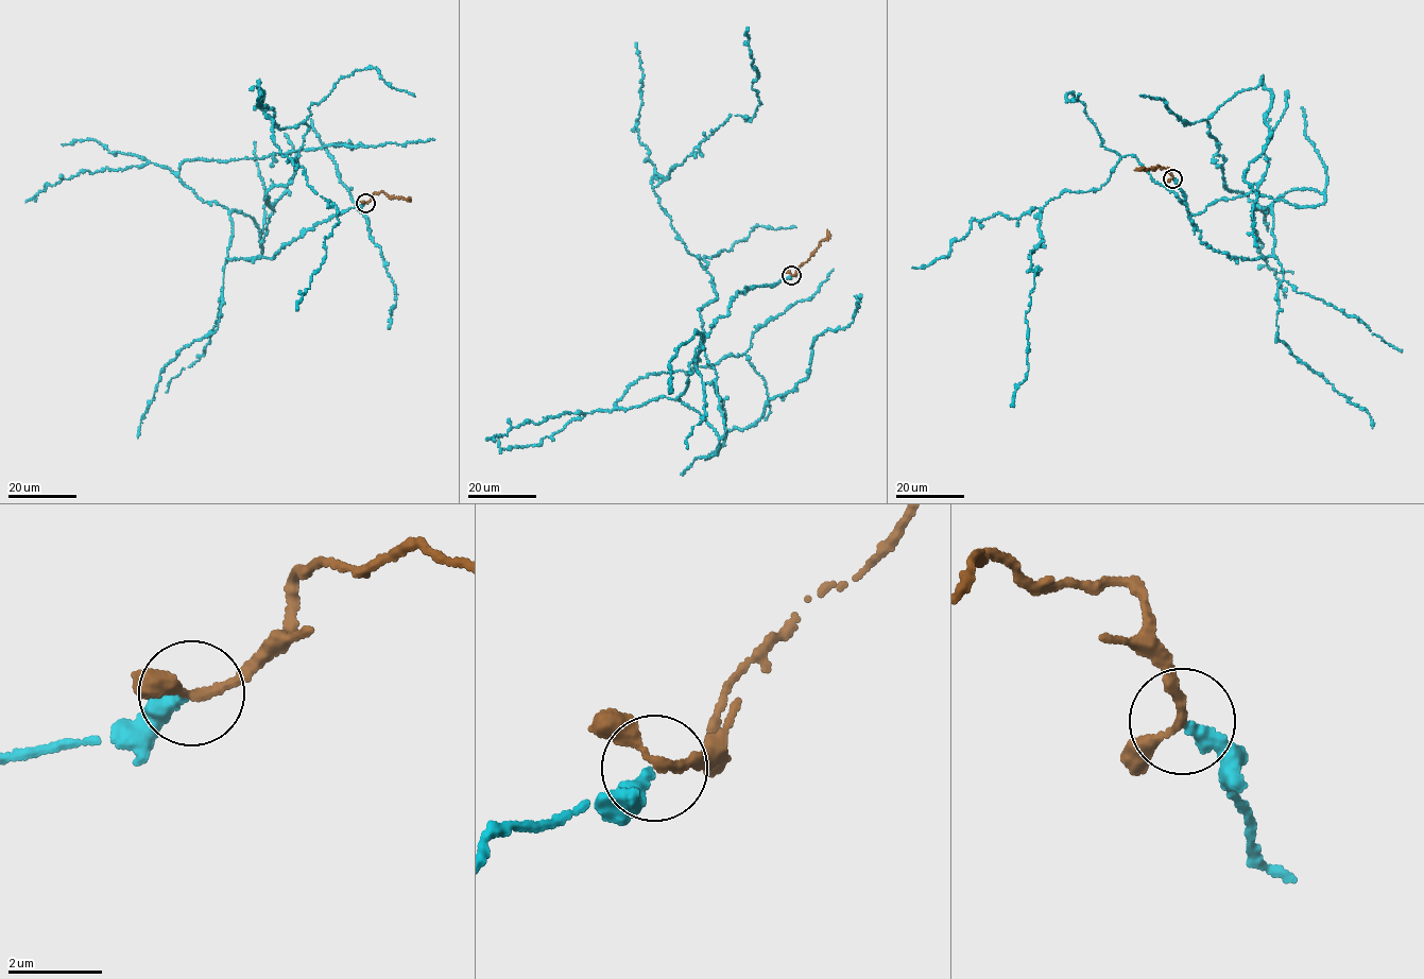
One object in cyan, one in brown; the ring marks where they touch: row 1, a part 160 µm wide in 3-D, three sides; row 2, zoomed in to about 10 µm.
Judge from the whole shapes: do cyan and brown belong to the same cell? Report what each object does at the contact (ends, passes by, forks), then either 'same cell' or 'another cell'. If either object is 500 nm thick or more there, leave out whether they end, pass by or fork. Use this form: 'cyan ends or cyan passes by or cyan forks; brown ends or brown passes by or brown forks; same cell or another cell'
cyan ends; brown passes by; same cell

